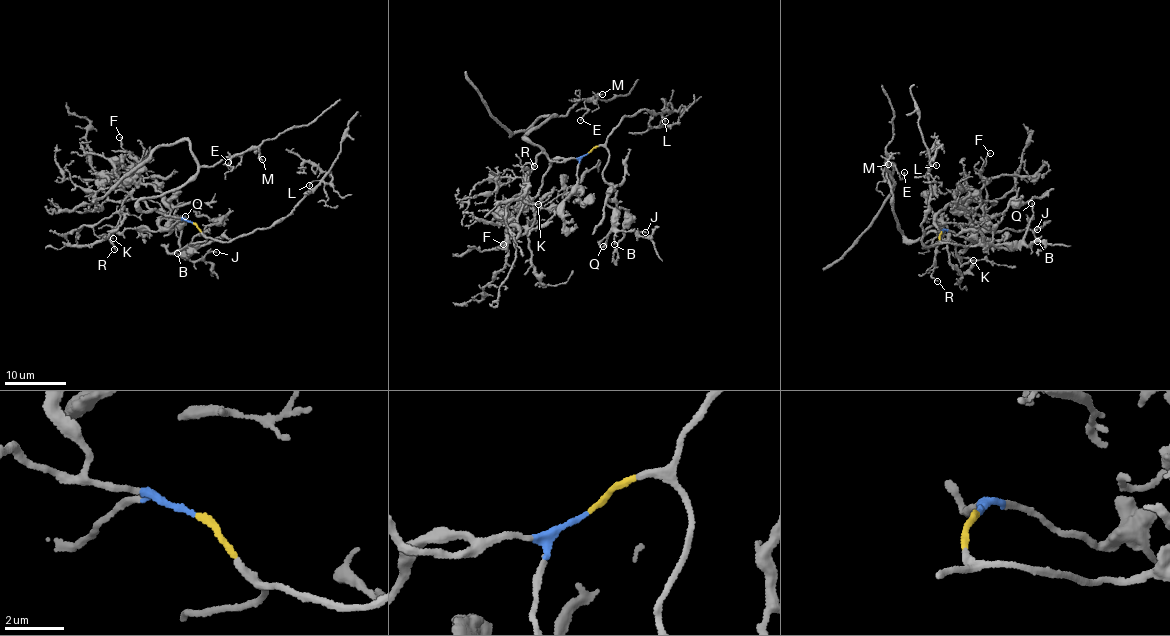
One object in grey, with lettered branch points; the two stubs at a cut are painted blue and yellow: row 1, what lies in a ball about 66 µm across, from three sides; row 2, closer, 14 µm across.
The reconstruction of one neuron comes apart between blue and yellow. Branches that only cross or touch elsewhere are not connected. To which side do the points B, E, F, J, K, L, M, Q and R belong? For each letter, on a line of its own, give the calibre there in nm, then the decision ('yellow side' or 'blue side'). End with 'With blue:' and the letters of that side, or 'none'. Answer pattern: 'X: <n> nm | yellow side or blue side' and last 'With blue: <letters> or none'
B: 140 nm | yellow side
E: 110 nm | blue side
F: 120 nm | blue side
J: 160 nm | yellow side
K: 150 nm | blue side
L: 120 nm | yellow side
M: 240 nm | blue side
Q: 130 nm | yellow side
R: 130 nm | blue side
With blue: E, F, K, M, R

